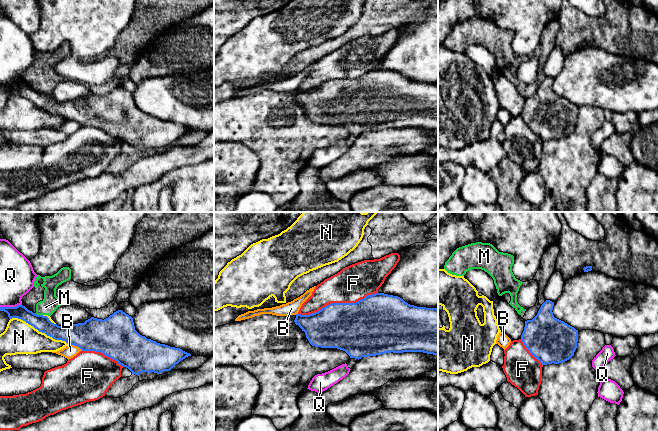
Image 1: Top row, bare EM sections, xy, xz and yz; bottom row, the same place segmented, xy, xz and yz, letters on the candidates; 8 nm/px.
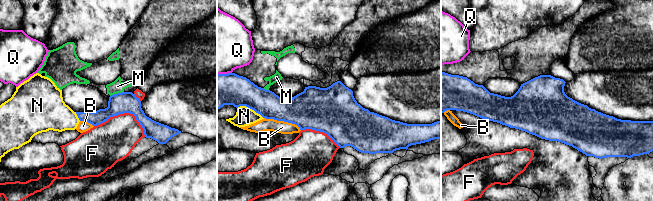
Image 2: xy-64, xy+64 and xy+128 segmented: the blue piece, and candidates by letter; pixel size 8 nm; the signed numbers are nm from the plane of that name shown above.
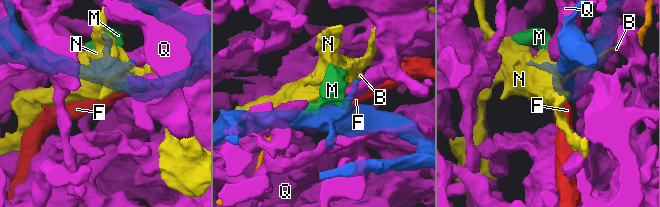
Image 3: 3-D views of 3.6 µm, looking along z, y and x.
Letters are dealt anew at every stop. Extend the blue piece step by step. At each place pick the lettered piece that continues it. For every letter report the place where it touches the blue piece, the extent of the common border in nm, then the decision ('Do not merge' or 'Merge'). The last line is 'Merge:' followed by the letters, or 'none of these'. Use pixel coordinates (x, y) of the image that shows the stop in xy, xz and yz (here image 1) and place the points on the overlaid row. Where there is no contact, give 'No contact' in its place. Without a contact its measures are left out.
B: Touches blue at xy (75, 345). Shared border 130 nm. Do not merge
F: Touches blue at xz (337, 303). Shared border 650 nm. Do not merge
M: Touches blue at xy (38, 315). Shared border 70 nm. Do not merge
N: Touches blue at xy (39, 331). Shared border 500 nm. Do not merge
Q: Touches blue at xy (10, 307). Shared border 180 nm. Do not merge
Merge: none of these

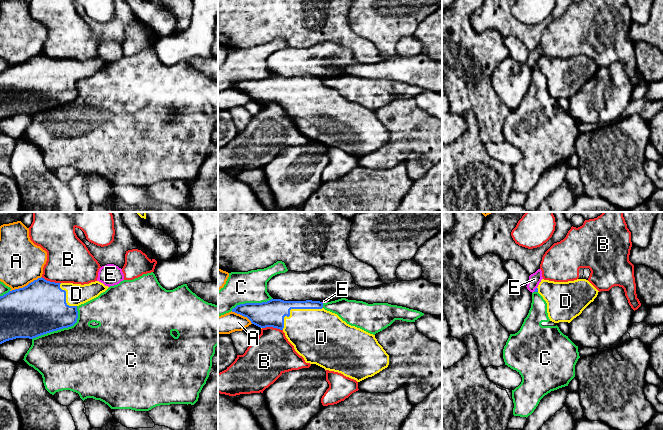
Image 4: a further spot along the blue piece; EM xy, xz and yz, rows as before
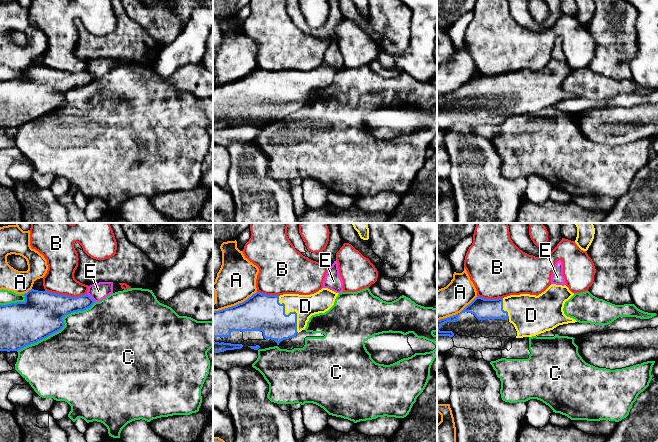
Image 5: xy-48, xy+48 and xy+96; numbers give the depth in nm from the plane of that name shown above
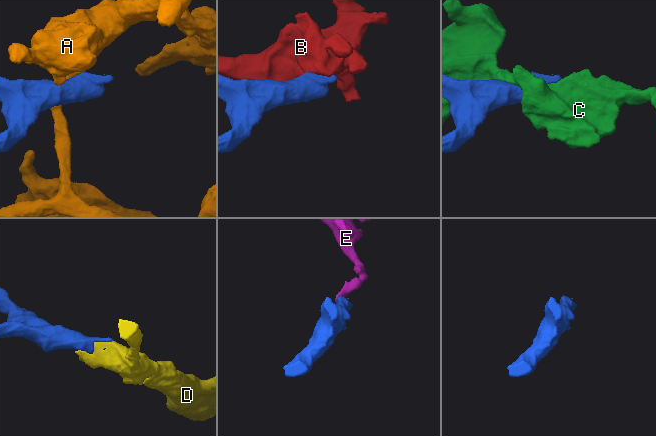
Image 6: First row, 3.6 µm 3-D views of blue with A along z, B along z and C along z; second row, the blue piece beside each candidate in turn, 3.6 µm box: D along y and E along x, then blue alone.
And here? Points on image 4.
A: Touches blue at xy (25, 286). Shared border 280 nm. Do not merge
B: Touches blue at xz (272, 326). Shared border 170 nm. Do not merge
C: Touches blue at xy (61, 328). Shared border 460 nm. Do not merge
D: Touches blue at xz (295, 308). Shared border 380 nm. Merge
E: Touches blue at yz (535, 289). Shared border 50 nm. Do not merge
Merge: D

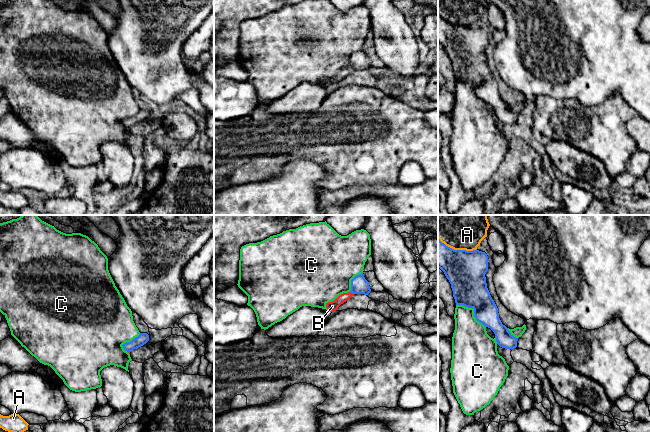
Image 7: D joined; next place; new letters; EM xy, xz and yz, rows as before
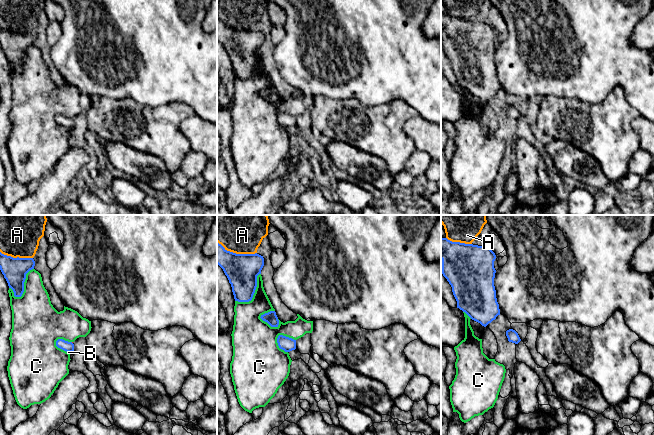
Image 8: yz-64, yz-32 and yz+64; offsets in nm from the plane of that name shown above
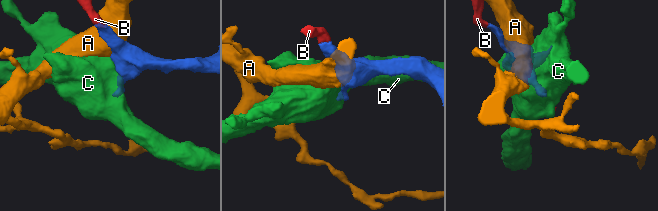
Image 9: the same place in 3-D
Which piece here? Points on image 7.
A: Touches blue at yz (457, 250). Shared border 320 nm. Do not merge
B: Touches blue at xz (351, 292). Shared border 40 nm. Merge
C: Touches blue at yz (474, 310). Shared border 300 nm. Do not merge
Merge: B

